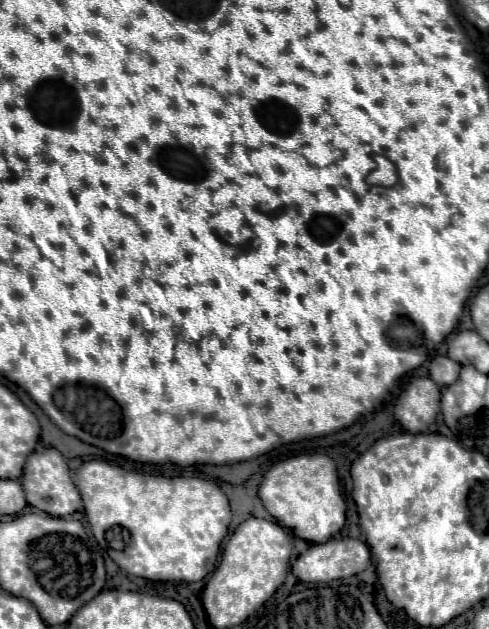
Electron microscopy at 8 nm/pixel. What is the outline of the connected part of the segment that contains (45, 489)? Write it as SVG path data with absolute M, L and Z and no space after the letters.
M45 449L41 453L37 453L37 451L31 453L27 457L27 463L23 469L21 485L25 489L27 503L53 515L53 517L65 517L65 515L71 515L71 513L83 509L81 495L77 493L77 487L71 479L71 471L67 467L67 461L57 449Z

